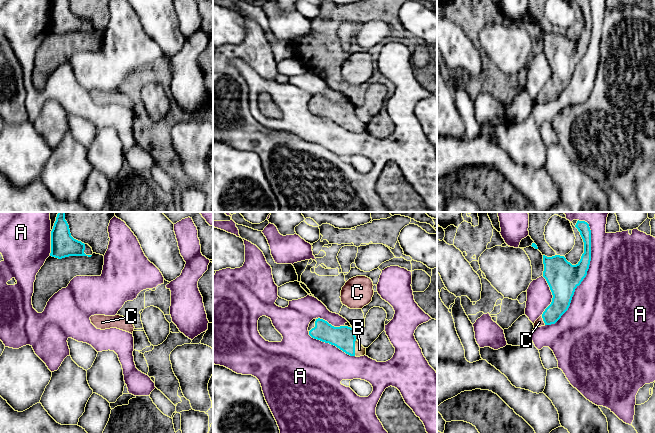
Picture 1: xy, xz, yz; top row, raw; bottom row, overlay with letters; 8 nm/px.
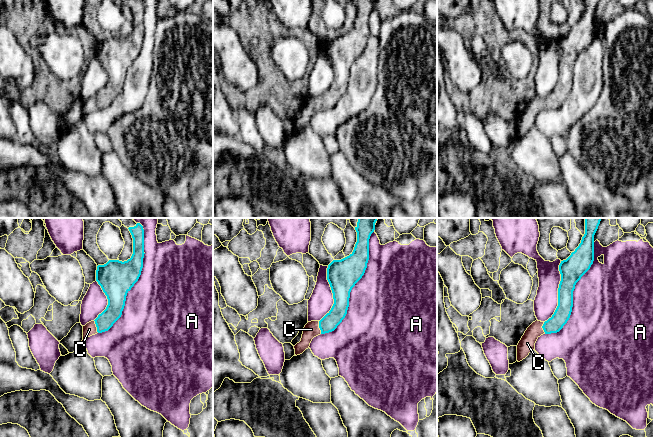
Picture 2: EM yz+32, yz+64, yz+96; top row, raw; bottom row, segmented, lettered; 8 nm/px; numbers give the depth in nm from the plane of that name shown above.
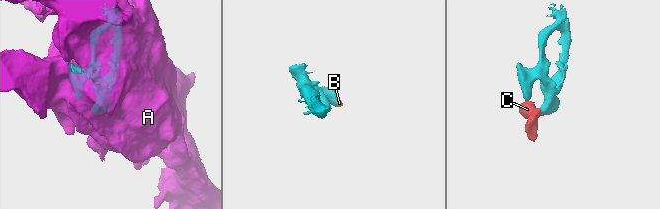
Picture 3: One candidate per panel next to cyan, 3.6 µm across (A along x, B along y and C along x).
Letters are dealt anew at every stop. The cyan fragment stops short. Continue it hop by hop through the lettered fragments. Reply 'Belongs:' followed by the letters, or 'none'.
Belongs: B, C

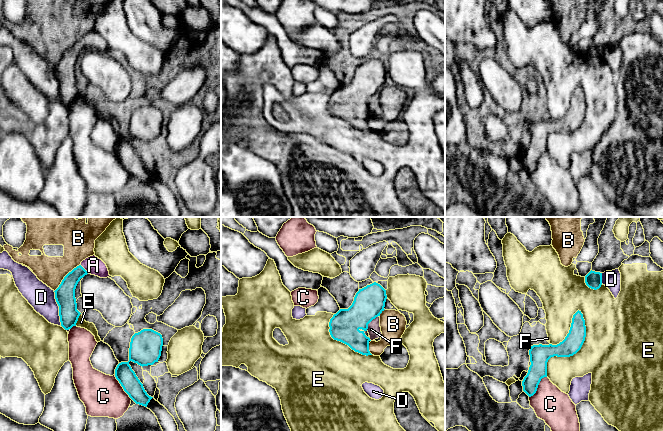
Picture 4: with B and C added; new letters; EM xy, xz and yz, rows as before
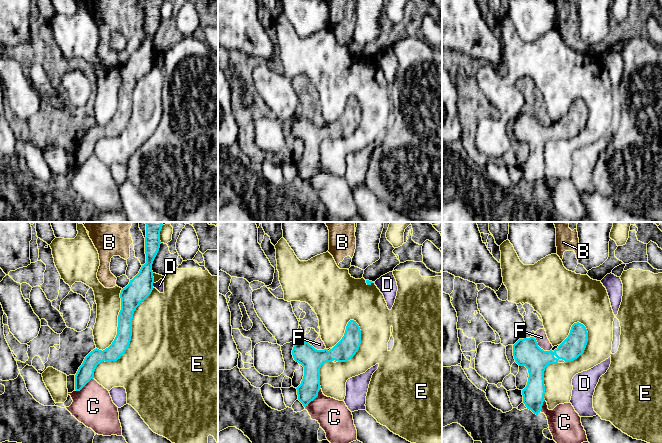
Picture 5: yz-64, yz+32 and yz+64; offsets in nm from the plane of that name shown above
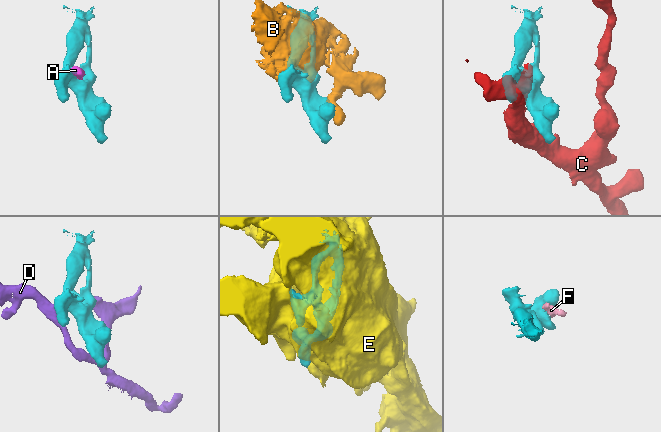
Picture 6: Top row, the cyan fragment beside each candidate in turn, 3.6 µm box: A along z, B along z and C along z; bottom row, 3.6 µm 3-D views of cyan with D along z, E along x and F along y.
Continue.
Belongs: A

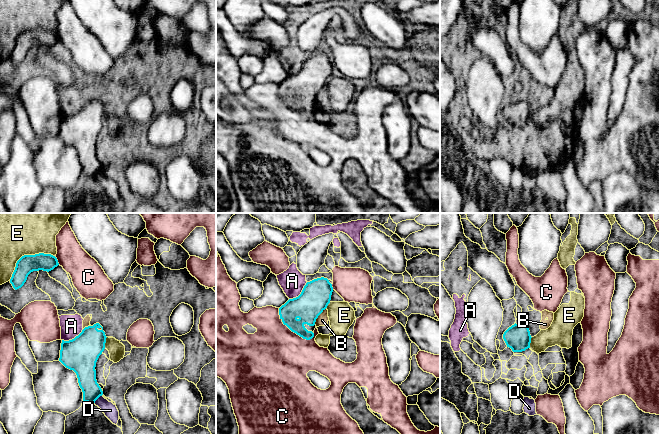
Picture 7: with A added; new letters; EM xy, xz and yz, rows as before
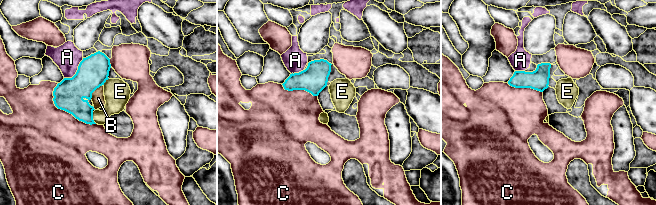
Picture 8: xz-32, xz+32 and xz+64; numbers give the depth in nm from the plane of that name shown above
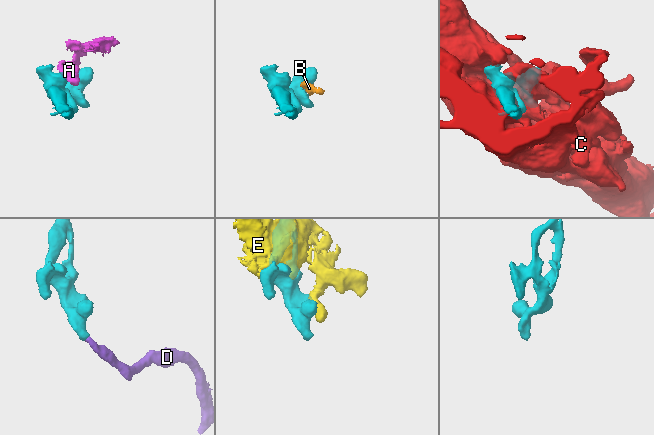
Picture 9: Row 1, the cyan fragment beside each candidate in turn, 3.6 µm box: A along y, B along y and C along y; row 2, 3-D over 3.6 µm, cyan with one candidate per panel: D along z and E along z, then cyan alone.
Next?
Belongs: none

